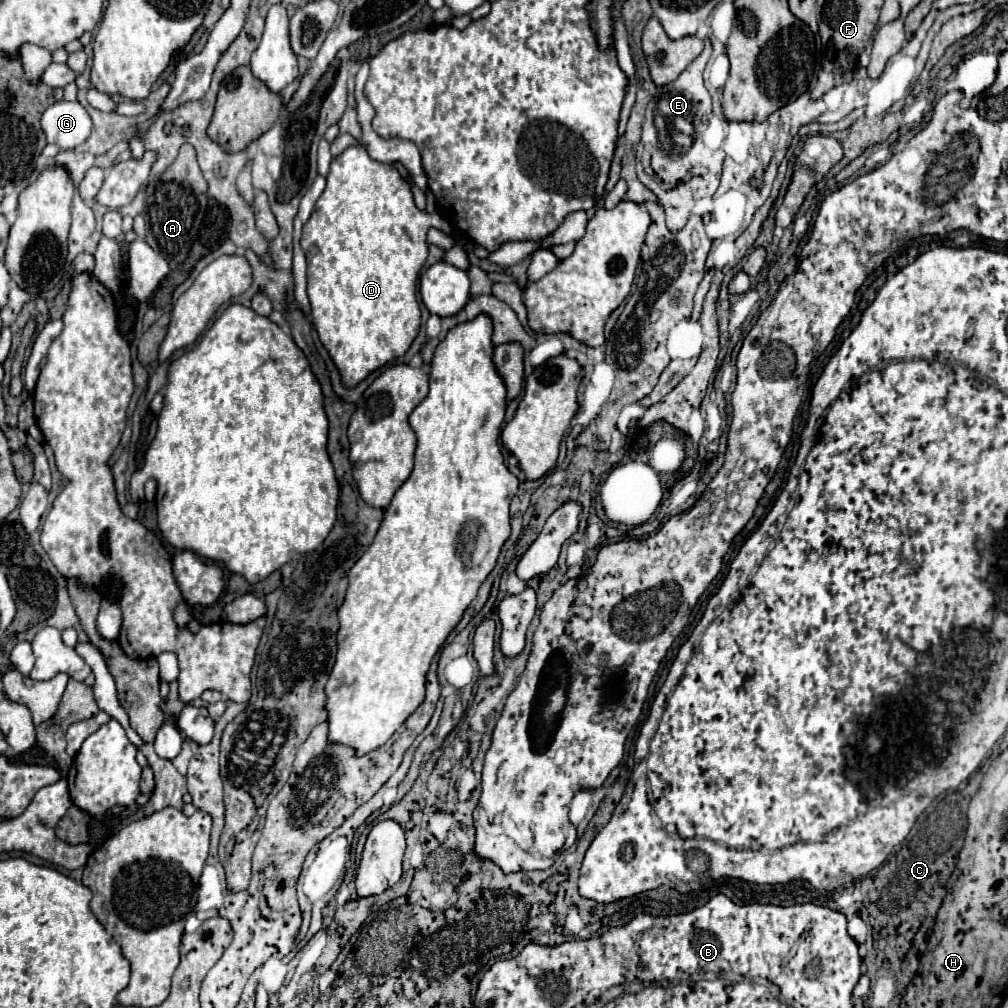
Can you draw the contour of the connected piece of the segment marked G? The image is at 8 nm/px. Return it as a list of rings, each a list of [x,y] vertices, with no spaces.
[[[61,100],[43,112],[41,128],[47,136],[47,142],[57,144],[59,150],[73,150],[89,138],[91,118],[77,100]]]

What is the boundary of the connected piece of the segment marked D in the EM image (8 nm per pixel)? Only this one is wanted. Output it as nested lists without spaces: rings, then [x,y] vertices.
[[[363,144],[349,146],[333,158],[327,188],[303,226],[301,248],[307,256],[311,318],[319,340],[339,368],[345,386],[357,386],[373,370],[403,356],[419,334],[421,312],[417,304],[417,280],[427,260],[427,232],[434,227],[449,236],[454,234],[443,217],[442,222],[435,220],[436,215],[421,212],[415,206],[411,182],[405,180],[395,166],[371,160]]]

